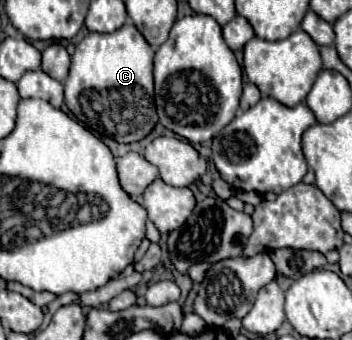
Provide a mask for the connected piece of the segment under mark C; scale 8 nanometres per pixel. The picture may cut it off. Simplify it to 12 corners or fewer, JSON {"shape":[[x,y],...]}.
{"shape":[[133,23],[77,43],[65,105],[93,133],[159,121],[153,49]]}

